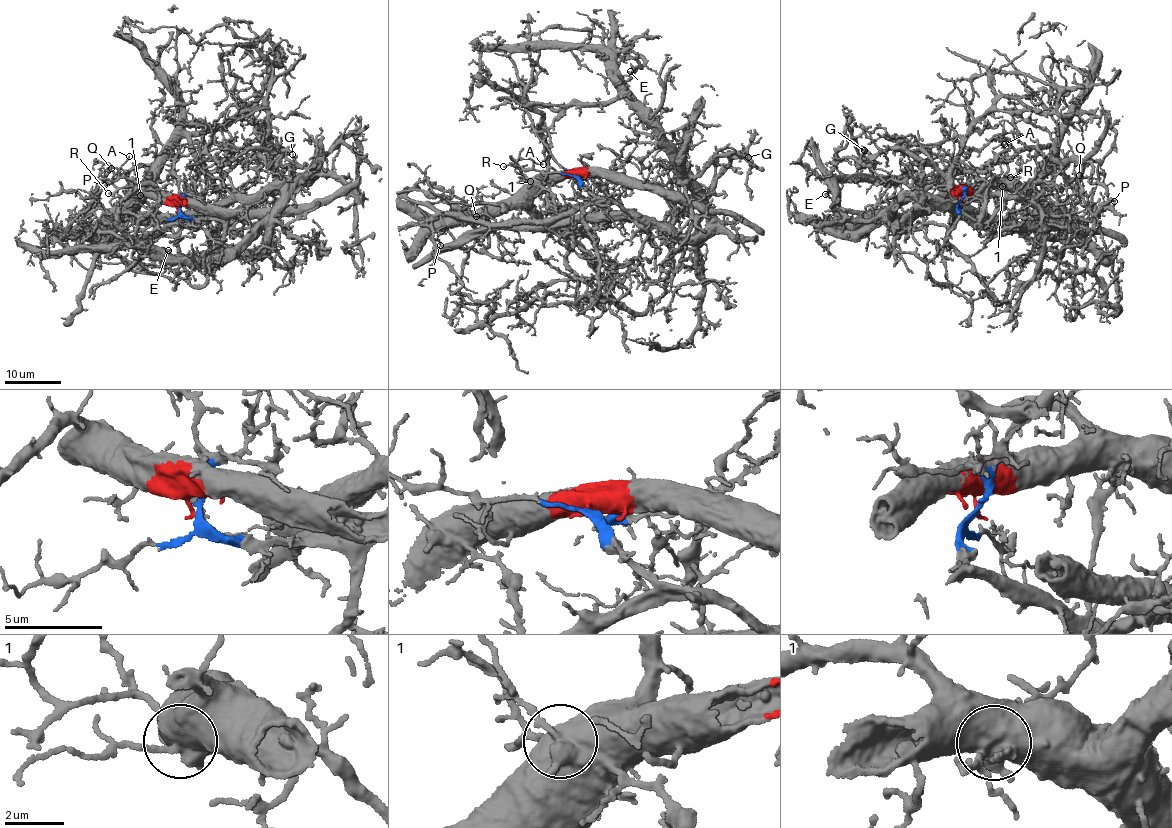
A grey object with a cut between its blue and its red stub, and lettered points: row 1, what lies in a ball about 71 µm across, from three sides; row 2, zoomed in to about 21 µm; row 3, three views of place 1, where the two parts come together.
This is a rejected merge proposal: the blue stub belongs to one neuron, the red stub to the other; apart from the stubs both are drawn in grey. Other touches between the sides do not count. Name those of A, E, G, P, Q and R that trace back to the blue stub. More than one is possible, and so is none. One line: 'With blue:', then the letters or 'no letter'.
With blue: E, G

